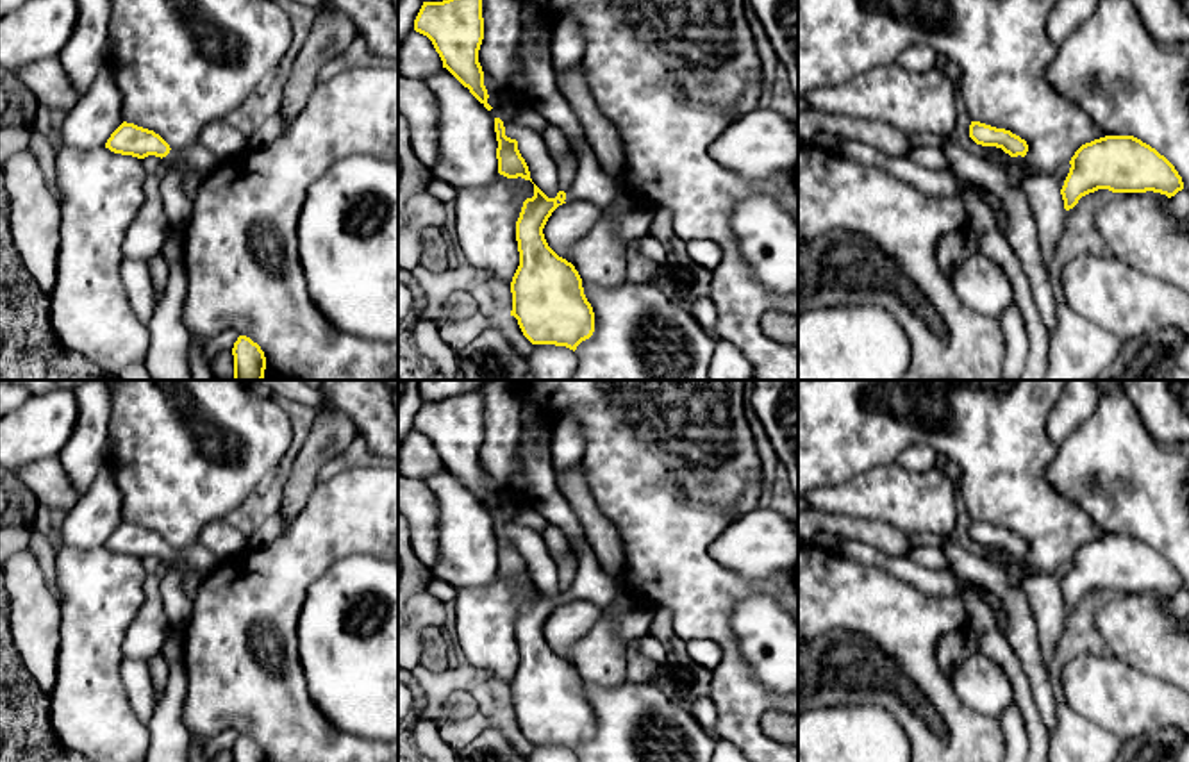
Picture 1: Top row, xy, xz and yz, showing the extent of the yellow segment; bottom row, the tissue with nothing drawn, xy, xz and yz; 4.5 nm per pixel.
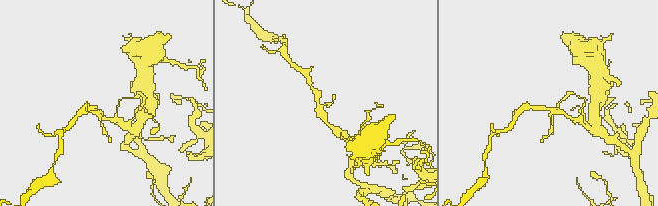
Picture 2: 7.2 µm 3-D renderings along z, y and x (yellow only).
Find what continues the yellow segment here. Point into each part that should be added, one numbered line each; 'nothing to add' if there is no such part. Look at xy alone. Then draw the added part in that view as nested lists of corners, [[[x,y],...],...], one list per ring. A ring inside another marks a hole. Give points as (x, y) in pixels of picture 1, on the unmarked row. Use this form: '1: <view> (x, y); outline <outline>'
1: xy (197, 555); outline [[[200,541],[182,550],[171,548],[170,553],[161,560],[162,564],[182,562],[193,567],[202,576],[209,575],[218,566],[216,557]]]

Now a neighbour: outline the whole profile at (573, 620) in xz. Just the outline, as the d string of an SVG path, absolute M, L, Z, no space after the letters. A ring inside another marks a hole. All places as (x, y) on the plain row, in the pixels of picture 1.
M582 598L559 605L543 628L548 646L570 662L570 650L596 626L602 614L602 607Z

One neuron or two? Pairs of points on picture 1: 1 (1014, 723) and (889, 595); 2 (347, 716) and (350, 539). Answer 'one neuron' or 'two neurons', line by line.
1: two neurons
2: two neurons

